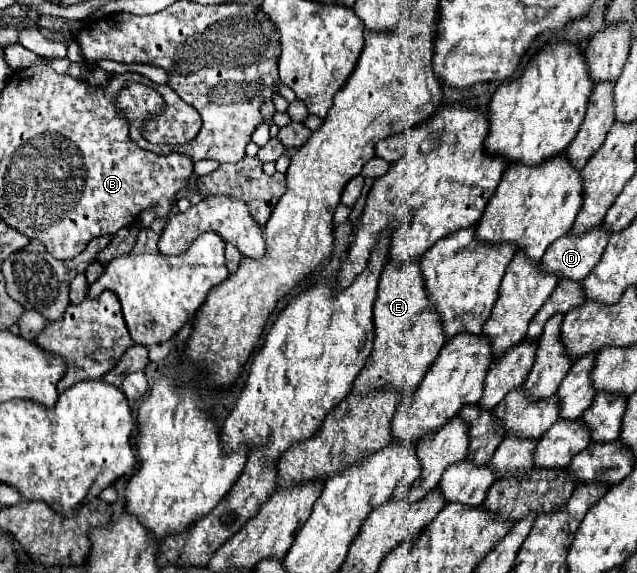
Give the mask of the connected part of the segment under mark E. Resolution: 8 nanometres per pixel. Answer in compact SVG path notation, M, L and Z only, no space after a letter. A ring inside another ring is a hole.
M418 262L404 268L392 264L384 266L378 298L374 302L374 330L374 350L356 376L352 392L356 392L356 396L360 396L360 392L372 392L372 388L400 388L406 394L414 392L444 346L440 316L428 302Z

